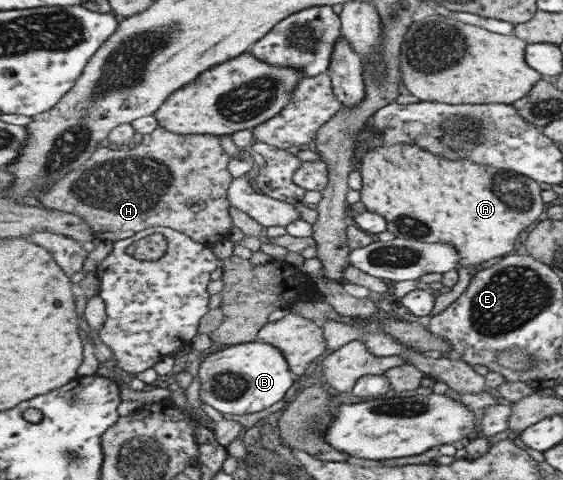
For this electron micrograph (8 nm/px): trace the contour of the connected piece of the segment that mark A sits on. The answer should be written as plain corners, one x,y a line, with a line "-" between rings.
416,143
374,147
361,158
360,170
360,200
368,211
386,218
388,232
396,238
454,245
458,251
456,270
460,267
480,266
480,262
508,254
514,248
514,240
518,238
518,234
544,212
544,203
540,200
541,190
535,180
514,171
472,164
470,159
442,158

